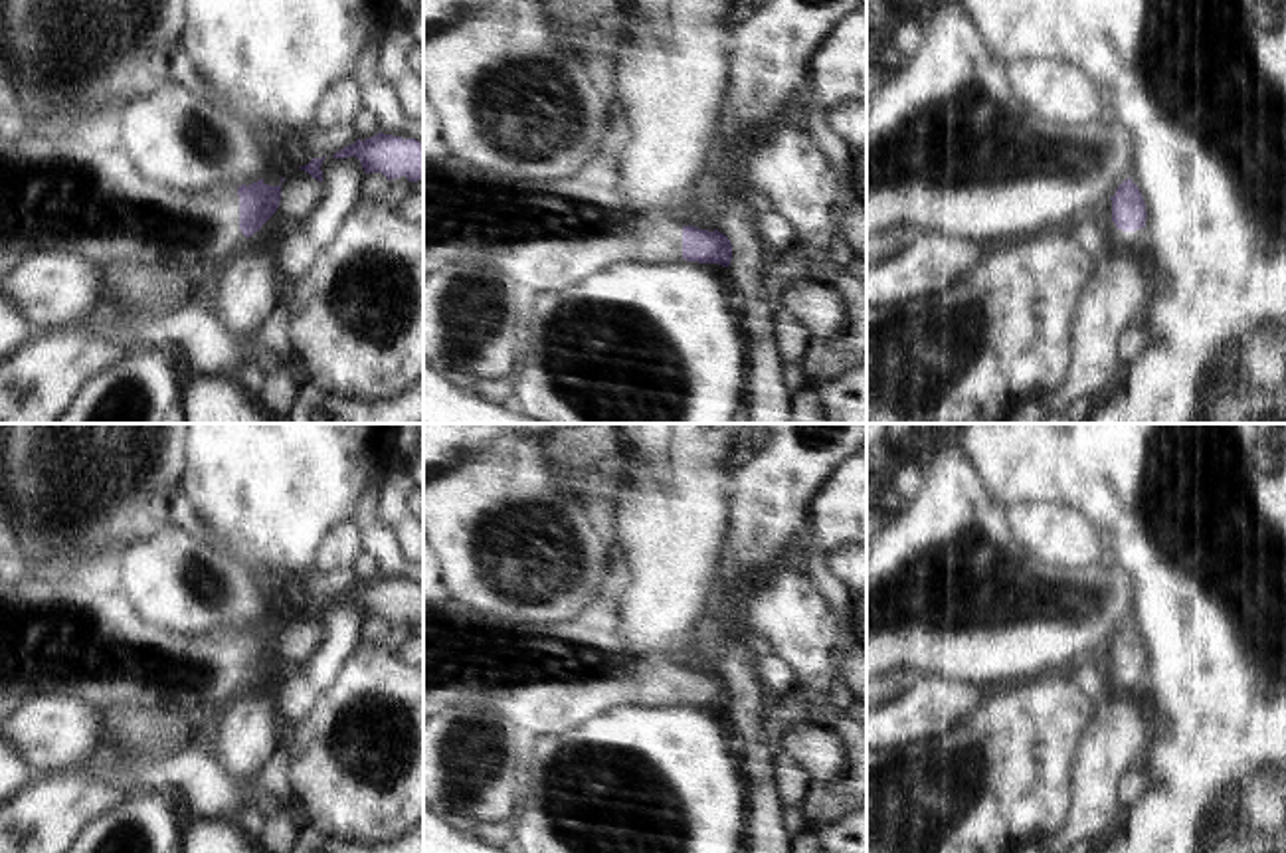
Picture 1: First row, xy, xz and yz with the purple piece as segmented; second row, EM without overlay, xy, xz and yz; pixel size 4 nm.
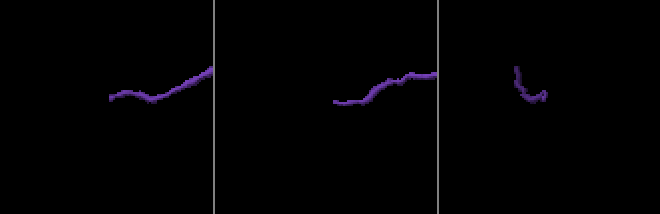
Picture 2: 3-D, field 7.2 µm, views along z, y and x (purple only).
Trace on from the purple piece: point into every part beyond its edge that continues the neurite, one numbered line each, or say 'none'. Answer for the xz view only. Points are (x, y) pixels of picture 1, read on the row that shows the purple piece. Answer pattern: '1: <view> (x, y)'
1: xz (547, 234)

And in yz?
1: yz (1120, 242)

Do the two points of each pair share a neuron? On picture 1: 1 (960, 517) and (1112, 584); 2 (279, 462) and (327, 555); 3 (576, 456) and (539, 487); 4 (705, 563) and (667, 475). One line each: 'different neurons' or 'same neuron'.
1: same neuron
2: different neurons
3: different neurons
4: same neuron

